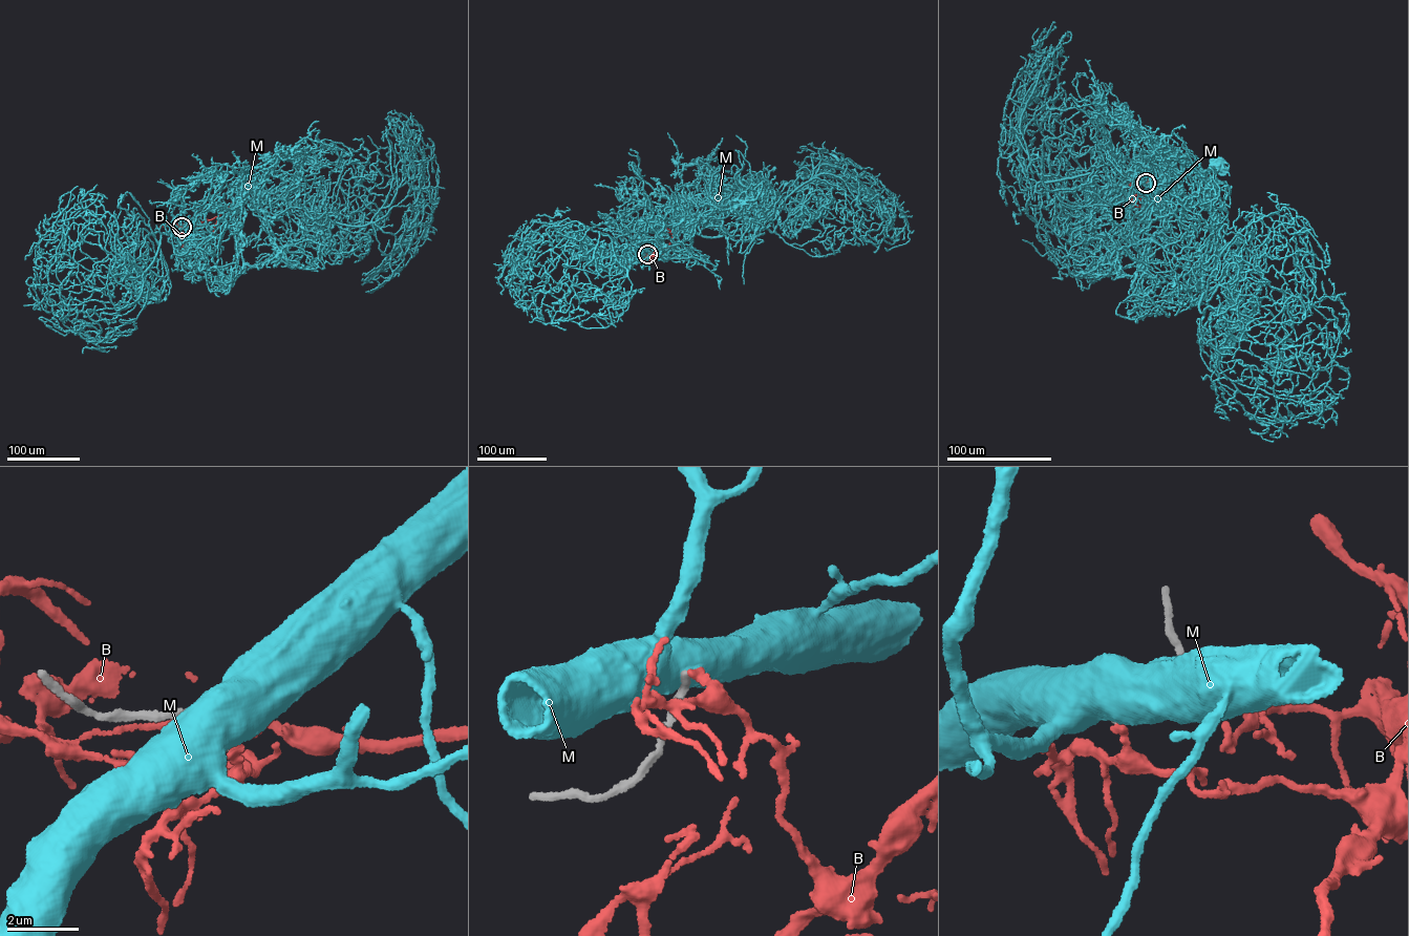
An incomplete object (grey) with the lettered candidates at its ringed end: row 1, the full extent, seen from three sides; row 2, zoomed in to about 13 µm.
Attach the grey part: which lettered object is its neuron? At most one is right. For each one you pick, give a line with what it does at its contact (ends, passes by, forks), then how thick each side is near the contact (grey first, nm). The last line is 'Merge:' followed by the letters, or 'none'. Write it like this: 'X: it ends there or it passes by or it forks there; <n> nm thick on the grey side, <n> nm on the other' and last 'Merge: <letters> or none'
Merge: none

